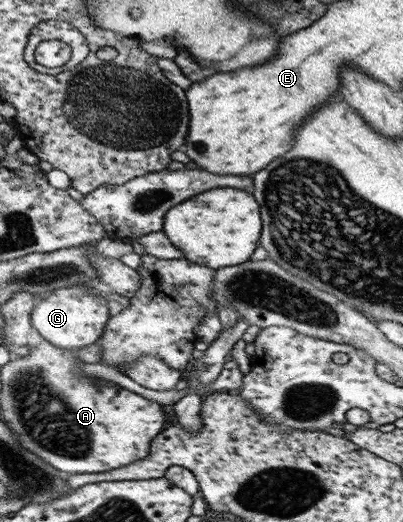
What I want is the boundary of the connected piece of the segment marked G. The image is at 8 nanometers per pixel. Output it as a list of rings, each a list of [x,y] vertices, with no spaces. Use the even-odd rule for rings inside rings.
[[[73,284],[55,288],[37,297],[36,304],[29,314],[29,323],[40,336],[60,349],[78,350],[96,343],[109,319],[107,300],[90,293],[86,284]]]

